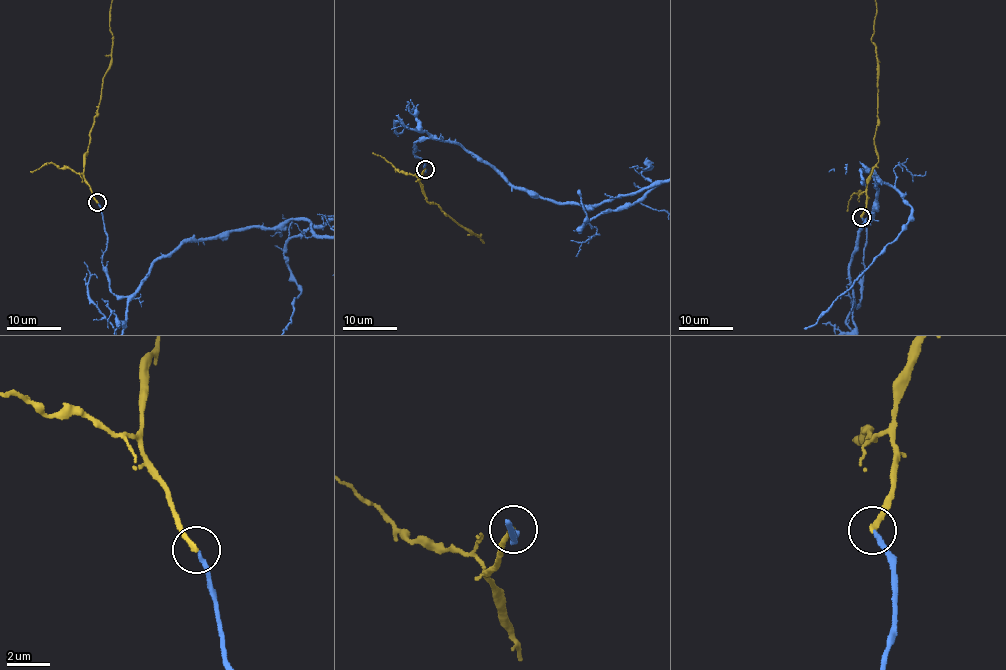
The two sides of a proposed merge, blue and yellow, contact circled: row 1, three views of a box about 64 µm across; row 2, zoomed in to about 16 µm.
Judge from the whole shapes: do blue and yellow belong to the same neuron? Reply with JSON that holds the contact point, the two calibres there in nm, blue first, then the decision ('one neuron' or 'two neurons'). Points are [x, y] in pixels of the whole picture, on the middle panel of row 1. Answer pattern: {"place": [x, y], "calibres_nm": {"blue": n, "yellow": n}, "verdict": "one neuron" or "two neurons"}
{"place": [425, 169], "calibres_nm": {"blue": 200, "yellow": 200}, "verdict": "one neuron"}

